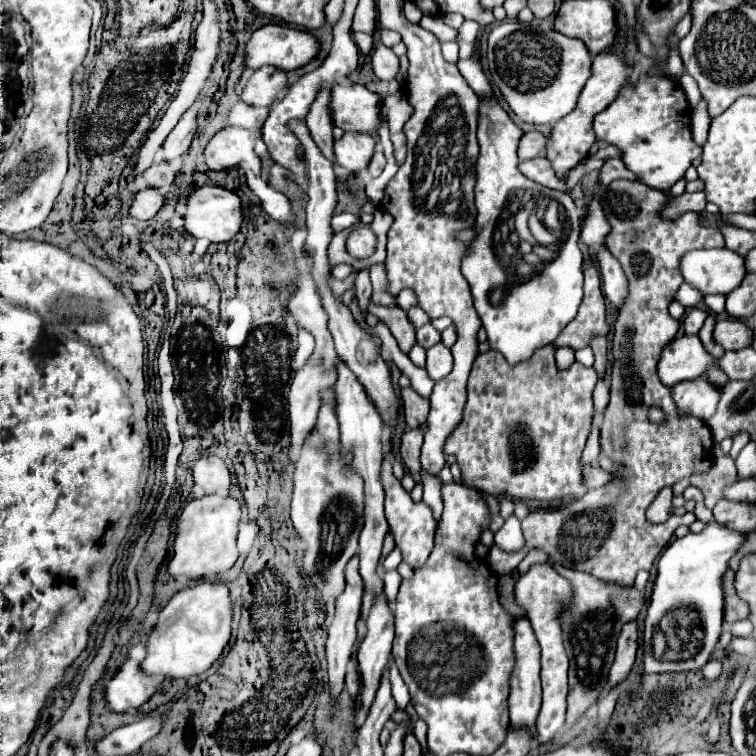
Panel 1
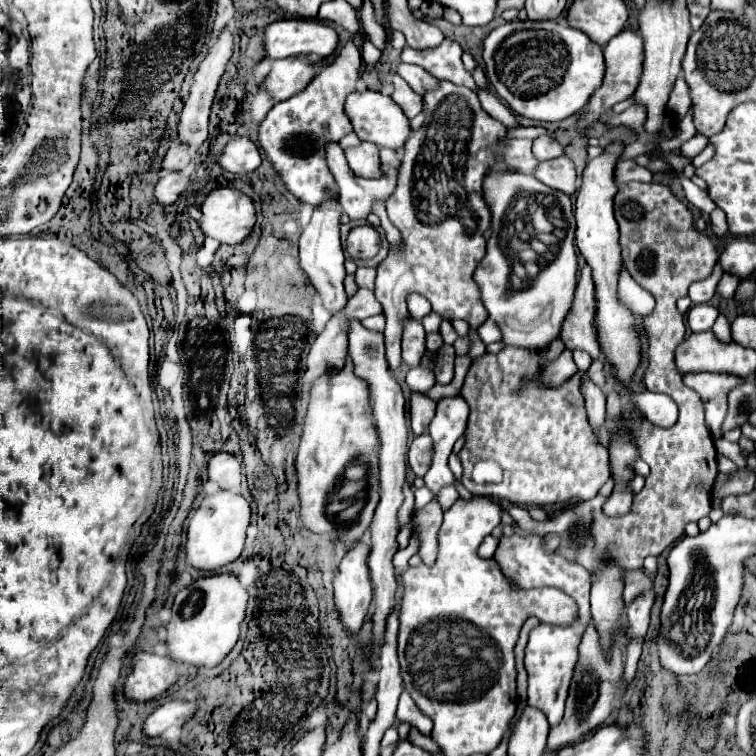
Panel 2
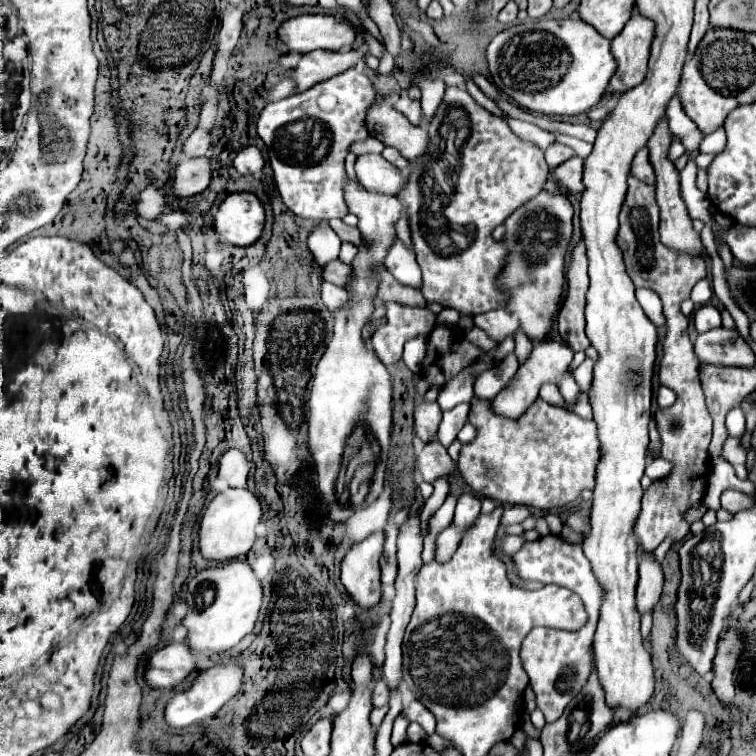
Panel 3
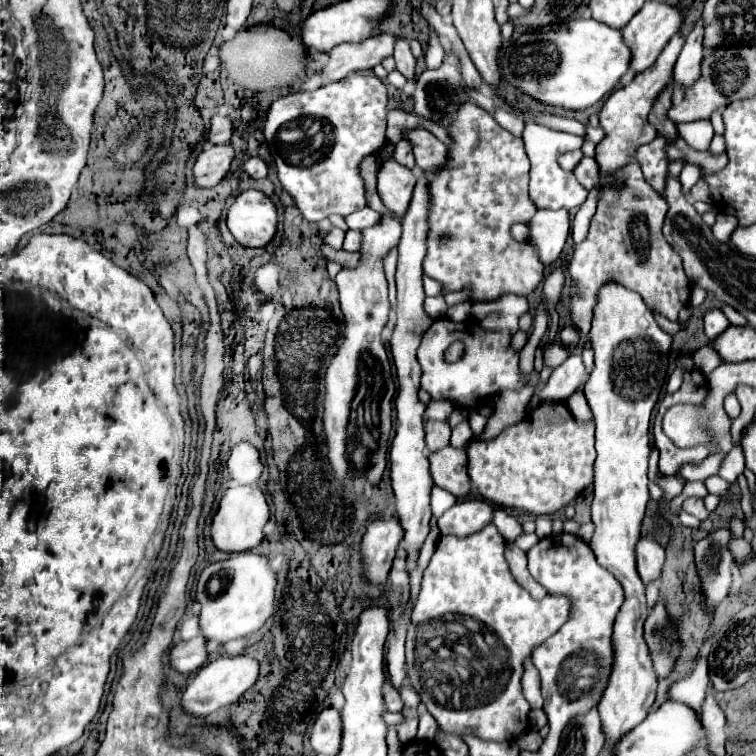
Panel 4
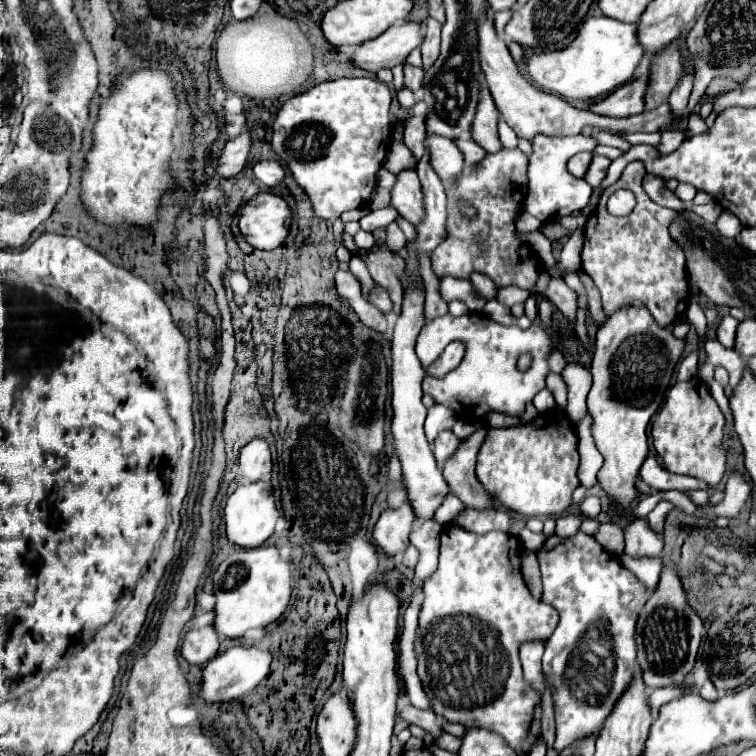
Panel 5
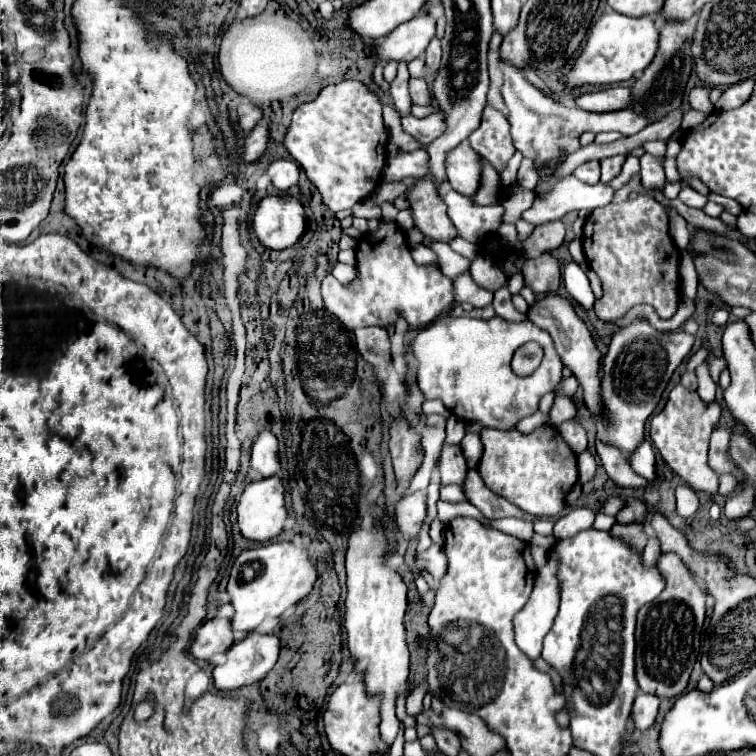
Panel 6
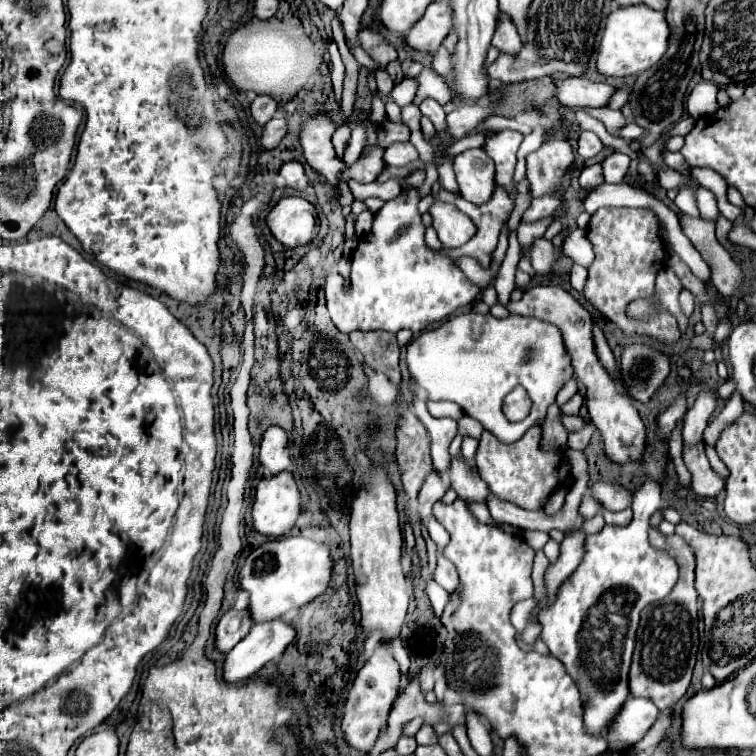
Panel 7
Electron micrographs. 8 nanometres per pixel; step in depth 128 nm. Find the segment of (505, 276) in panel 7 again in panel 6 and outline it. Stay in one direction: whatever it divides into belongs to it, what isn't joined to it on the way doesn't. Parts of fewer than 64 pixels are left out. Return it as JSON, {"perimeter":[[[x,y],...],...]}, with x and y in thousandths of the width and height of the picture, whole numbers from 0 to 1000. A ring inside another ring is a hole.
{"perimeter":[[[690,212],[690,220],[685,225],[685,243],[701,254],[706,254],[709,243],[712,243],[712,230],[704,225],[704,214],[701,212]],[[667,376],[664,381],[659,381],[653,386],[653,399],[651,399],[653,410],[659,418],[669,421],[669,423],[693,423],[696,418],[683,413],[683,407],[677,405],[677,397],[675,397],[675,386],[672,386],[672,376]]]}

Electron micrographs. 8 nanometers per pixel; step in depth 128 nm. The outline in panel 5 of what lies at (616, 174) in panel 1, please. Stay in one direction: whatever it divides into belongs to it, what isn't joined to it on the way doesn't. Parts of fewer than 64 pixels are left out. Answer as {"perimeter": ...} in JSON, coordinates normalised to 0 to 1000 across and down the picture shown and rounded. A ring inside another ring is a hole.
{"perimeter":[[[886,172],[886,175],[878,175],[870,198],[873,198],[876,204],[884,204],[884,201],[894,198],[894,196],[905,188],[905,183],[907,183],[907,177],[905,177],[902,172]],[[854,230],[854,233],[852,233],[852,251],[854,251],[854,257],[857,257],[868,270],[881,272],[881,275],[889,275],[889,278],[894,278],[894,280],[905,280],[905,278],[907,278],[907,270],[905,270],[899,262],[894,262],[892,254],[881,251],[878,243],[881,243],[881,241],[878,241],[876,235],[870,235],[870,233],[862,233],[862,230]]]}

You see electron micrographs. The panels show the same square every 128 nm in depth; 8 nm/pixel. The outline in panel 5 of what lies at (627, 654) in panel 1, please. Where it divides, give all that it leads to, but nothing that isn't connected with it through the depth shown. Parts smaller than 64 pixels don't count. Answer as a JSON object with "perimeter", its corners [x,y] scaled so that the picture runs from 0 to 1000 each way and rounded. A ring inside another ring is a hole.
{"perimeter":[[[839,685],[825,696],[828,712],[828,733],[831,735],[873,735],[876,733],[876,712],[860,701],[854,685]]]}

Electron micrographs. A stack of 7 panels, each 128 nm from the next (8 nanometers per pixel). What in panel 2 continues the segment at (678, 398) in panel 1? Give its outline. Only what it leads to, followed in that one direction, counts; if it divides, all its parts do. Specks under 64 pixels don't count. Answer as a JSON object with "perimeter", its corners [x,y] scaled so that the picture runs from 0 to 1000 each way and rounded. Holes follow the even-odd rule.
{"perimeter":[[[913,492],[905,497],[905,505],[918,513],[929,529],[934,529],[934,561],[944,579],[955,574],[955,558],[963,545],[963,519],[979,511],[984,503],[979,497],[960,497],[944,492]]]}

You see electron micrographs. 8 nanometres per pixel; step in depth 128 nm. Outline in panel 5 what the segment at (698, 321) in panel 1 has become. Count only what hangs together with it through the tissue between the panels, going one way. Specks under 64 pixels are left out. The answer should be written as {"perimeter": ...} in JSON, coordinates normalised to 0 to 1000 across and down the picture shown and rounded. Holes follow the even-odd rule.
{"perimeter":[[[958,418],[958,421],[955,421],[955,426],[952,426],[952,429],[950,429],[950,434],[947,434],[950,452],[955,452],[960,460],[971,460],[974,431],[976,431],[976,423],[974,423],[974,421],[968,421],[968,418]]]}

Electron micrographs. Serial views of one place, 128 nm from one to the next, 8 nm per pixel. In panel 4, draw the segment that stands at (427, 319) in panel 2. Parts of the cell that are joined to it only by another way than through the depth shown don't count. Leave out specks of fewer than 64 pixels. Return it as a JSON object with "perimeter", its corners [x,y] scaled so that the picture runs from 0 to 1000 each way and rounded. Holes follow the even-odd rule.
{"perimeter":[[[611,399],[595,406],[590,418],[602,426],[612,426],[622,418],[624,402],[622,399]]]}

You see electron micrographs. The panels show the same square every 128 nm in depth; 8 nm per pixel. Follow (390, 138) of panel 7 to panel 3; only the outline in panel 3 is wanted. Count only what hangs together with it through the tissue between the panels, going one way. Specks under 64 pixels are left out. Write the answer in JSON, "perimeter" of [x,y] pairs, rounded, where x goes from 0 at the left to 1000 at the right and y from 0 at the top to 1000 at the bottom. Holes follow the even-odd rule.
{"perimeter":[[[511,196],[508,201],[505,201],[505,206],[513,212],[513,214],[519,214],[521,220],[526,220],[526,222],[537,222],[542,214],[537,214],[534,209],[532,209],[532,204],[524,198],[524,196]]]}

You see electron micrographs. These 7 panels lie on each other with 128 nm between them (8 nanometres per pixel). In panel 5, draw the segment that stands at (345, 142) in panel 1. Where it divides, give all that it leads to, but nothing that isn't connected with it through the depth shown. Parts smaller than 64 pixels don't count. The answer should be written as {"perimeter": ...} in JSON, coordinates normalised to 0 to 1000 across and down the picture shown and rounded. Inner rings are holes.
{"perimeter":[[[534,225],[526,230],[526,241],[519,249],[519,272],[542,296],[556,296],[556,286],[561,286],[561,267],[550,225]]]}

